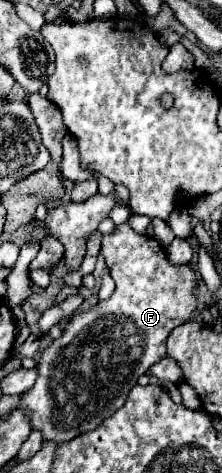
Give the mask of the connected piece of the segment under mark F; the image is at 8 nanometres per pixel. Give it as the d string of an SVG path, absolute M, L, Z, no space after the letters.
M128 221L116 225L110 235L102 237L102 253L116 281L114 293L110 299L100 301L68 321L62 337L42 351L36 365L38 379L18 403L18 409L26 411L32 429L42 431L44 443L52 441L60 445L70 441L96 429L104 419L116 413L126 403L128 391L138 383L138 377L148 373L148 369L166 355L166 339L172 329L186 323L196 309L198 281L194 271L188 265L170 265L162 245L154 237L136 233Z

